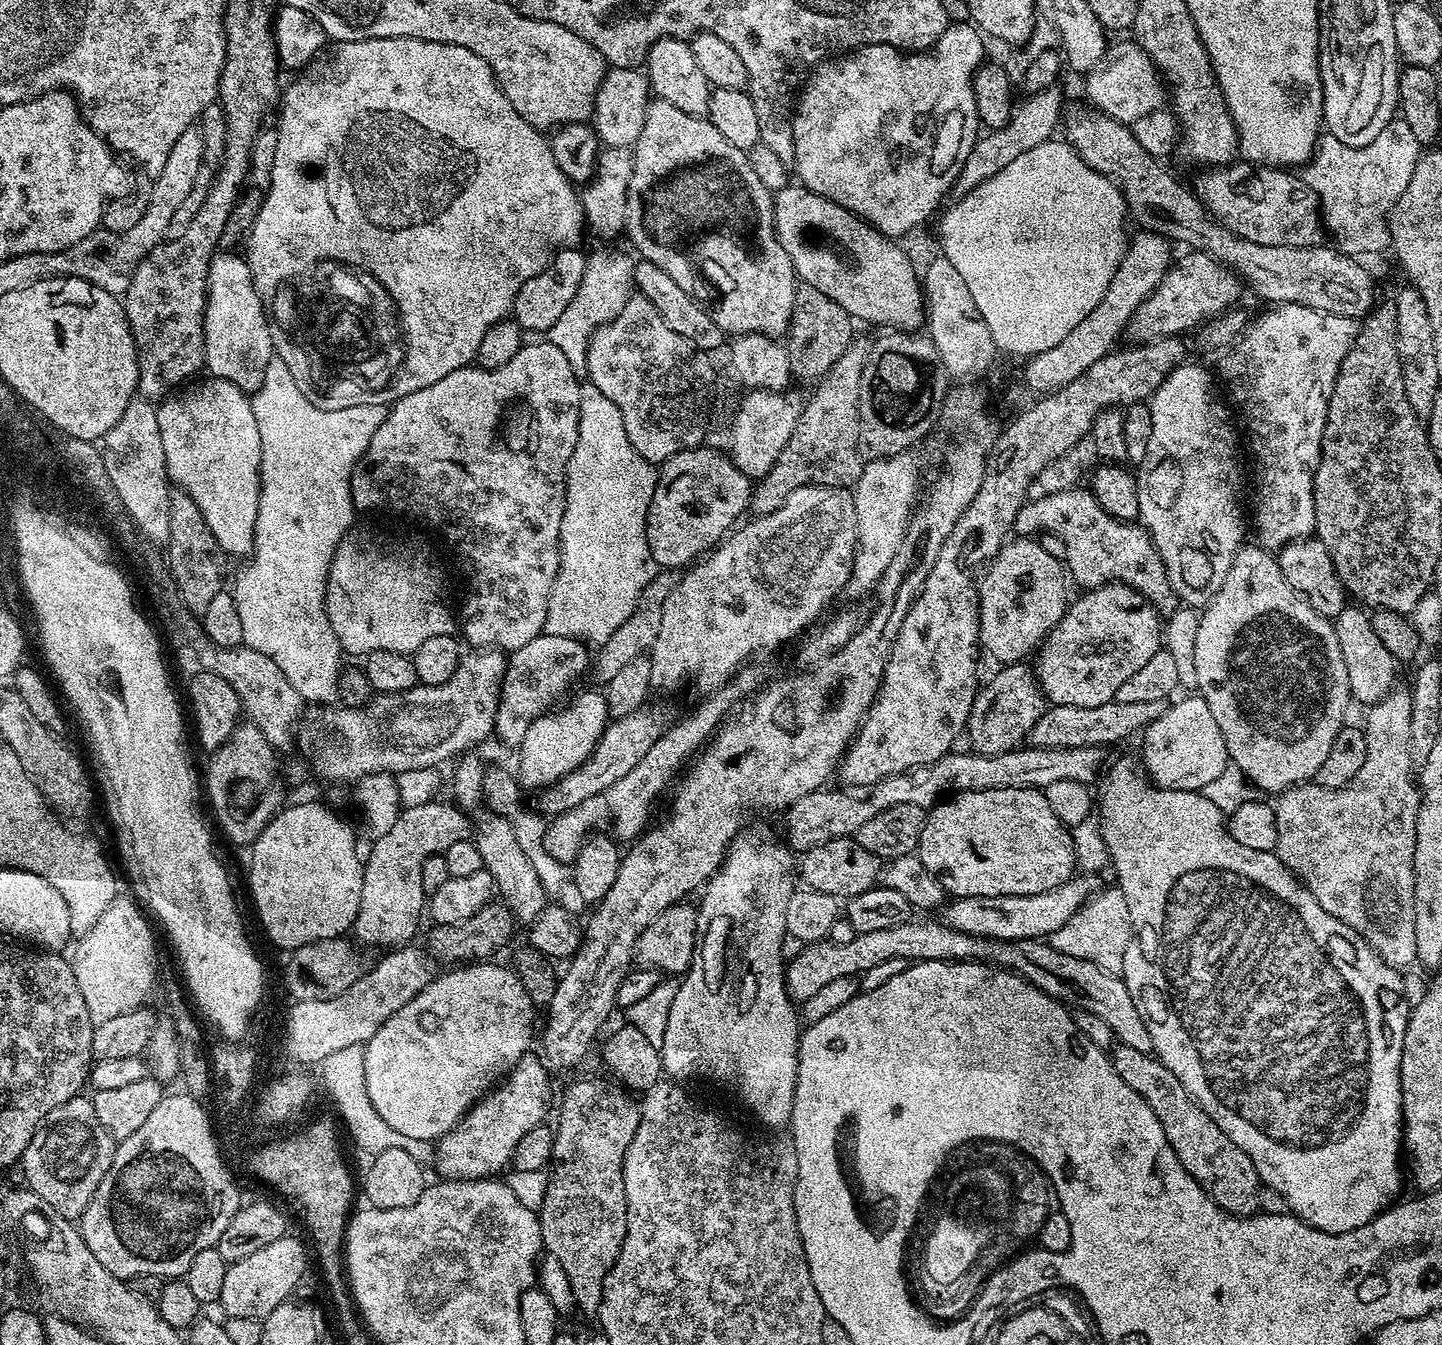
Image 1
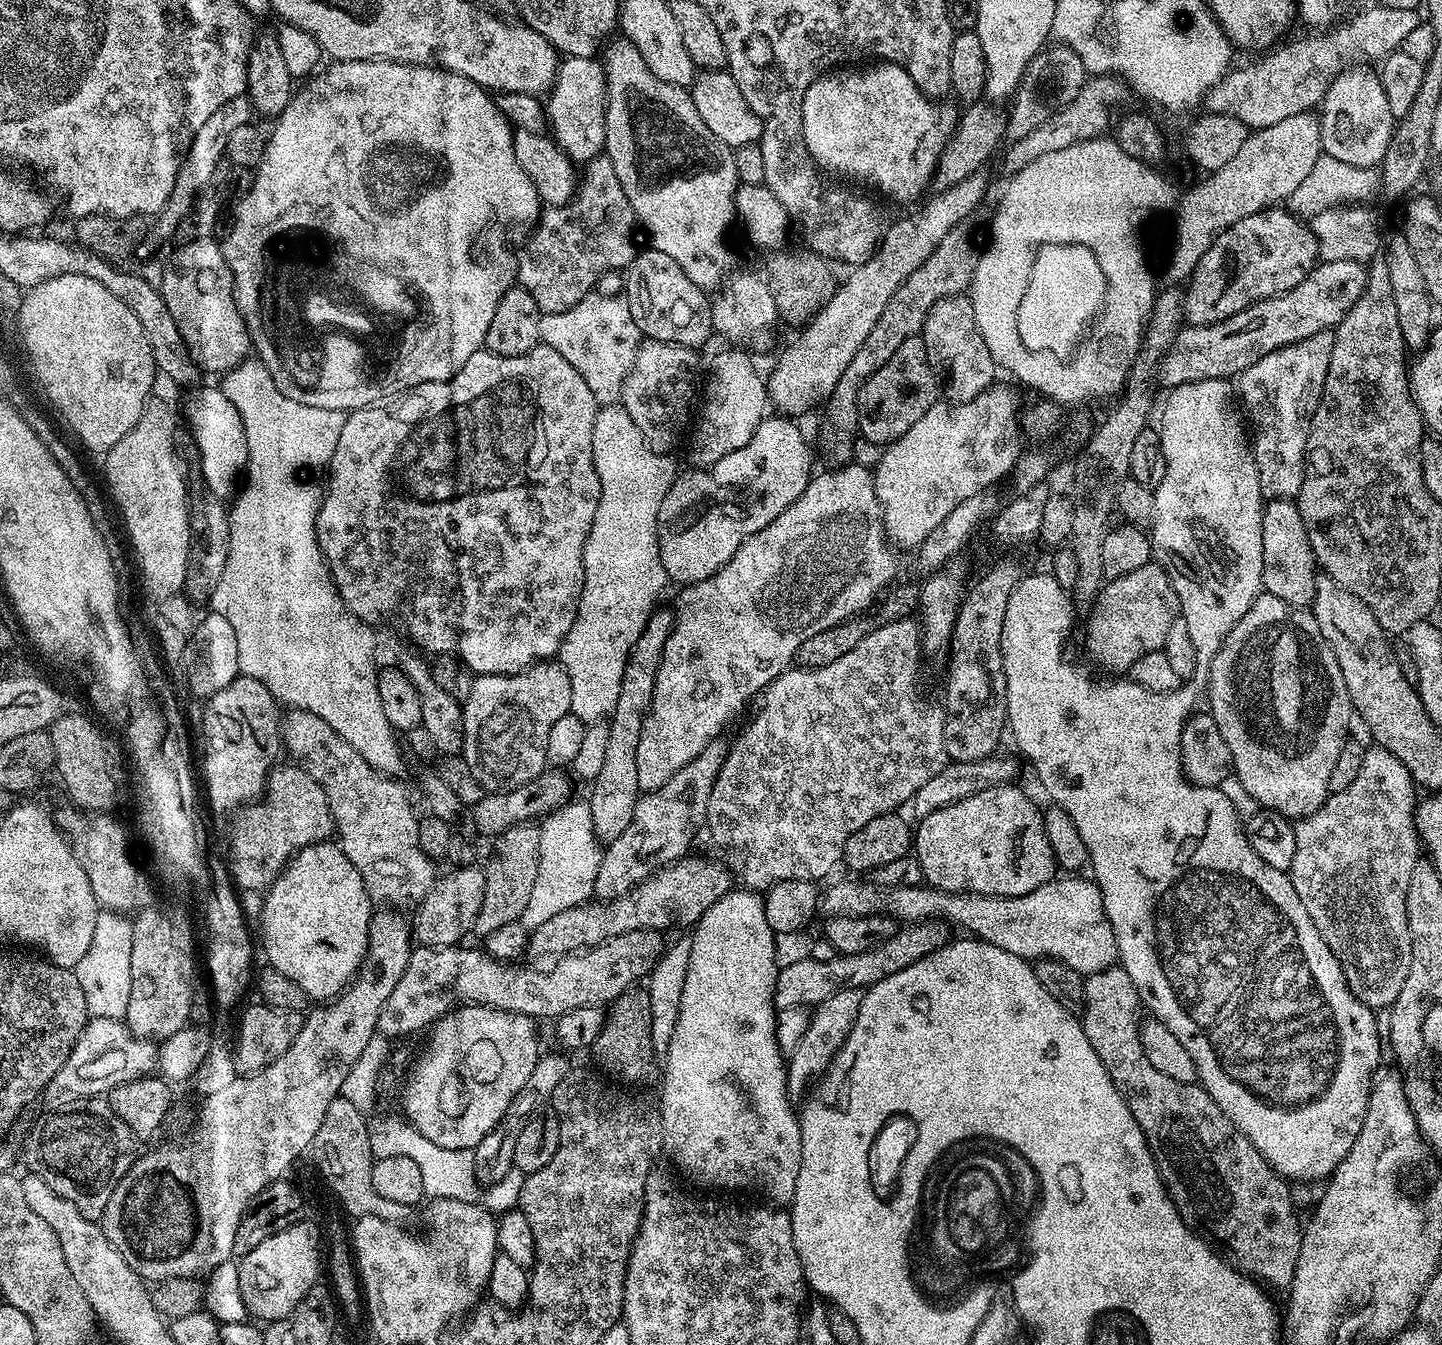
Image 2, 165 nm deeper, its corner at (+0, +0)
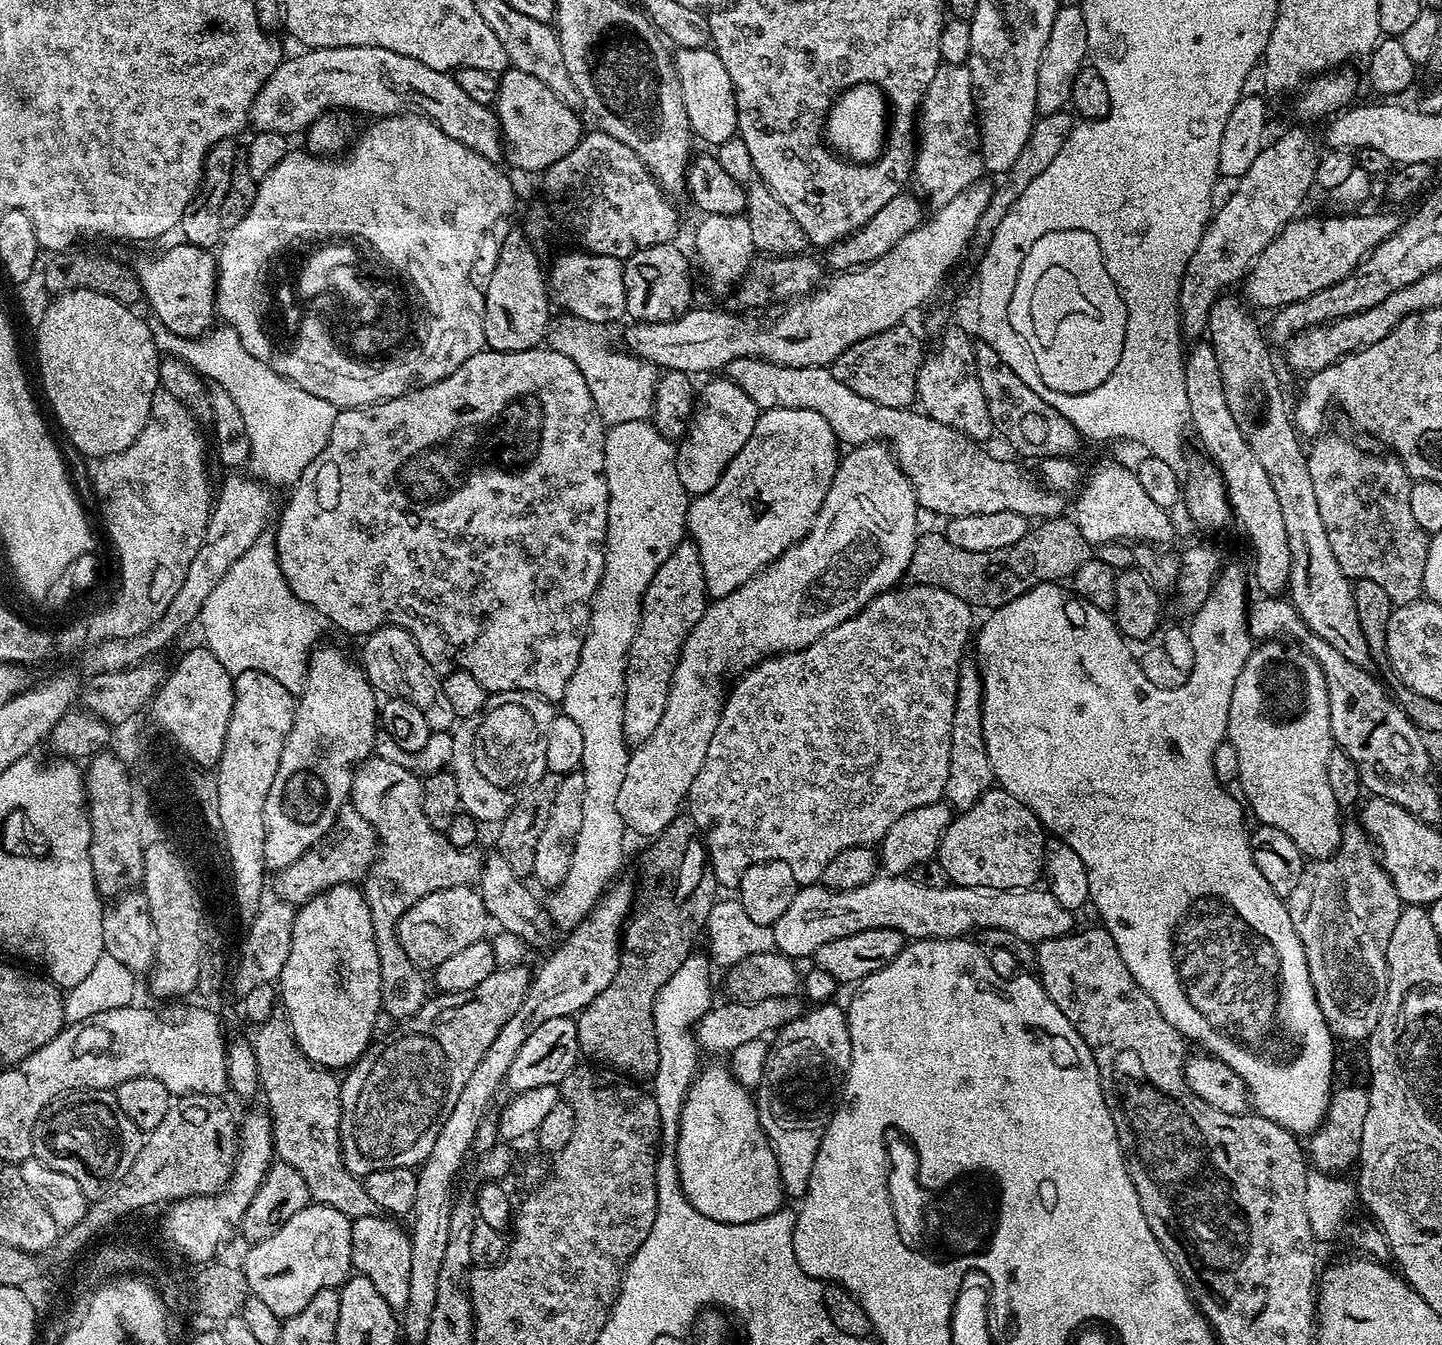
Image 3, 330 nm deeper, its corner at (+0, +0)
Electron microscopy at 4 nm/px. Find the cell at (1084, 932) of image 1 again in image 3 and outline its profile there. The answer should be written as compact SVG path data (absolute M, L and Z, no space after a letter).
M877 874L866 886L845 892L833 892L817 882L797 887L790 910L786 910L771 929L776 939L775 949L793 958L815 957L818 946L834 942L834 938L846 938L846 934L875 928L893 928L912 940L955 940L981 928L997 928L1010 930L1010 934L1018 934L1018 938L1026 938L1026 942L1035 946L1041 940L1067 936L1074 928L1073 909L1062 906L1051 892L1038 889L1033 886L1009 890L961 884L943 888L921 886L908 874Z

